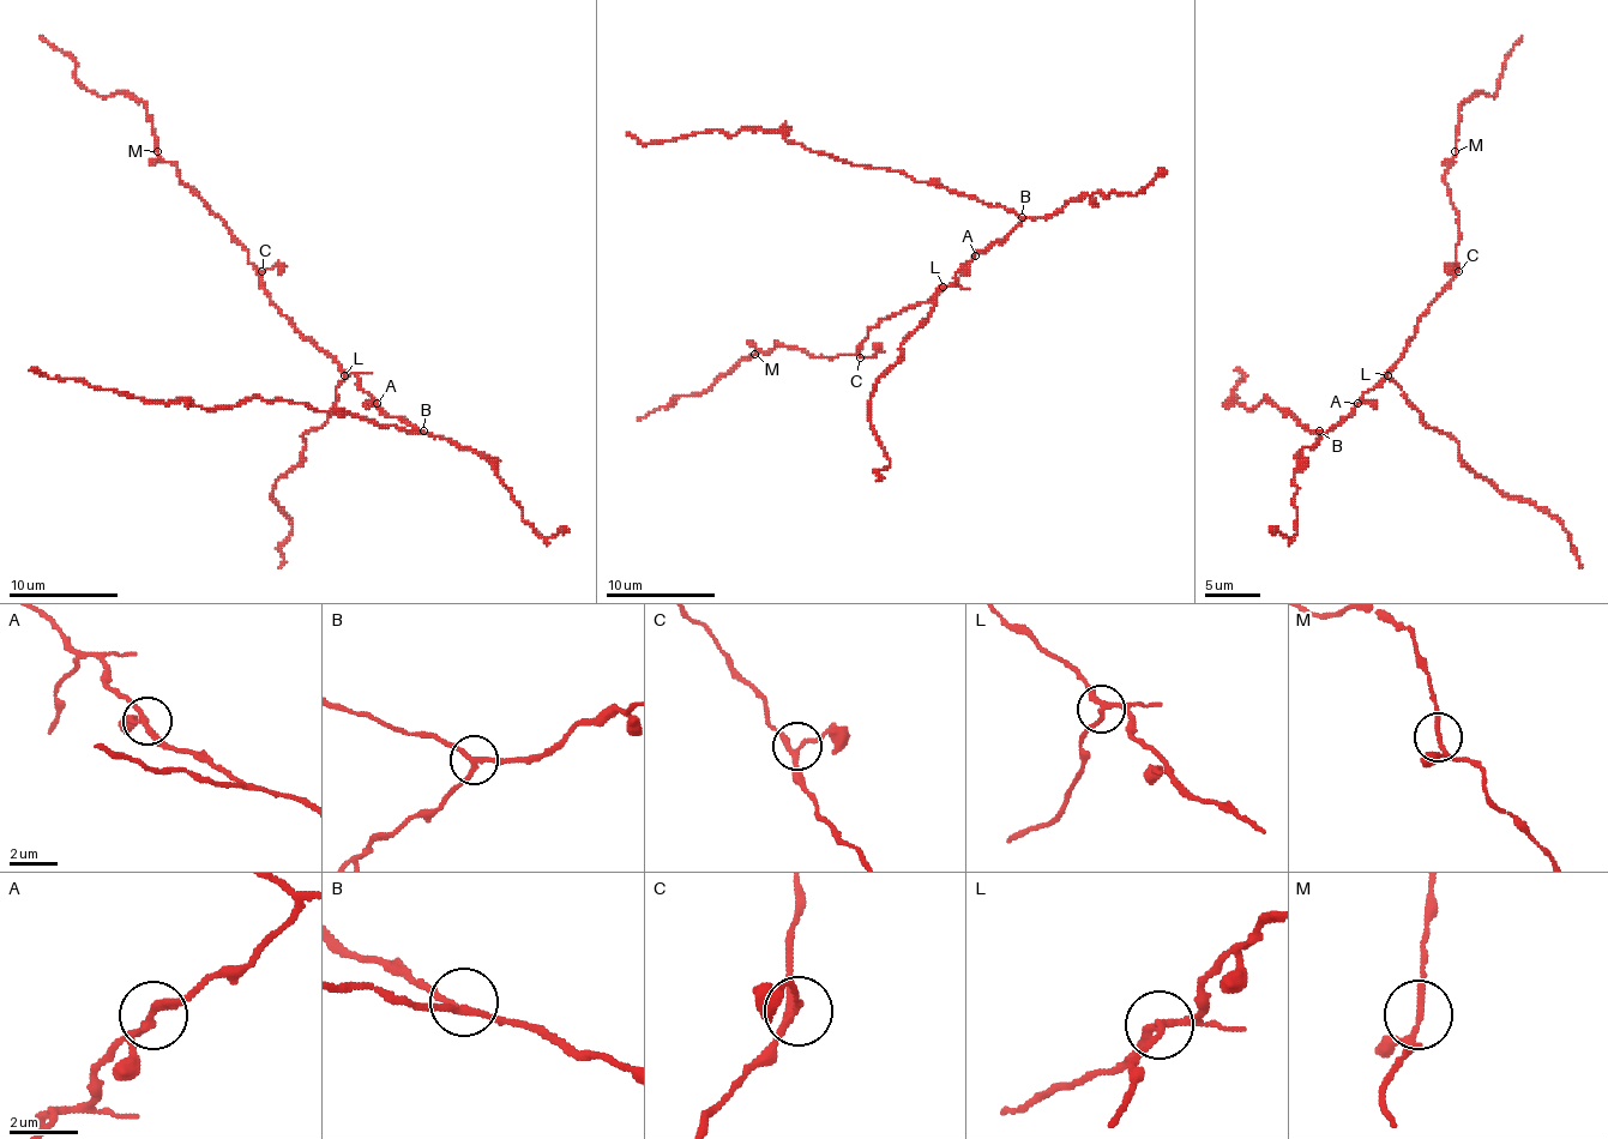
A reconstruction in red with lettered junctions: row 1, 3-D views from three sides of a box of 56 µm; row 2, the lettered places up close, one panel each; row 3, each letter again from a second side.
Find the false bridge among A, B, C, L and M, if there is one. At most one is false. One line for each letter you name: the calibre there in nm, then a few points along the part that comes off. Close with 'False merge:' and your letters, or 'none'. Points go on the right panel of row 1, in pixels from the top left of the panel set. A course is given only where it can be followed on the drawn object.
L: 190 nm | (1387, 375), (1420, 417), (1458, 444), (1458, 460), (1507, 496), (1530, 499), (1563, 526), (1582, 567)
False merge: L

